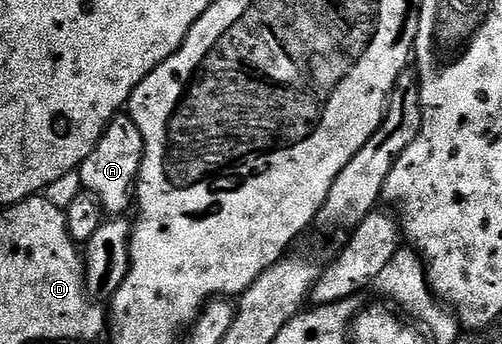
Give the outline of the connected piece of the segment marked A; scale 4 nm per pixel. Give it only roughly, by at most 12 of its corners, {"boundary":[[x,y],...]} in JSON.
{"boundary":[[118,114],[79,169],[110,217],[134,207],[143,134]]}

